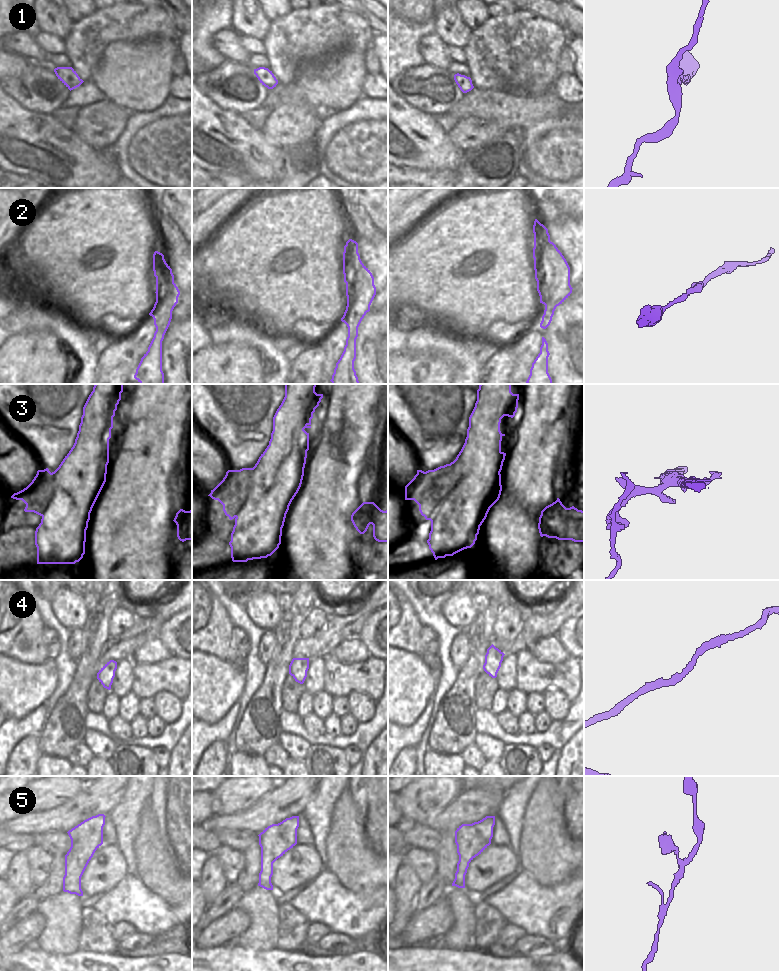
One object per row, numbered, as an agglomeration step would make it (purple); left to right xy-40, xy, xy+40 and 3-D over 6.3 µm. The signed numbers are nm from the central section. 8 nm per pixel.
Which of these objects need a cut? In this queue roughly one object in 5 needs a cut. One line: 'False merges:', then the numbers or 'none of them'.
False merges: 3

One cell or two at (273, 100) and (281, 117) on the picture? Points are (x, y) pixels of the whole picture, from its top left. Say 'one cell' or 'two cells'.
two cells

